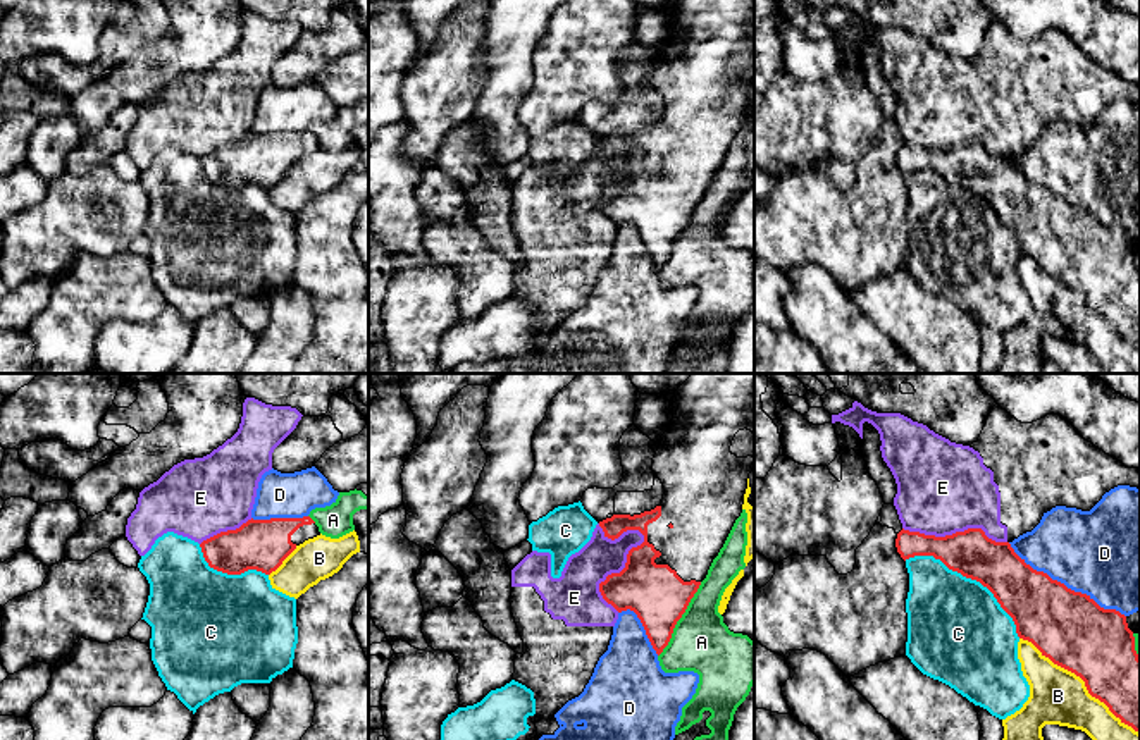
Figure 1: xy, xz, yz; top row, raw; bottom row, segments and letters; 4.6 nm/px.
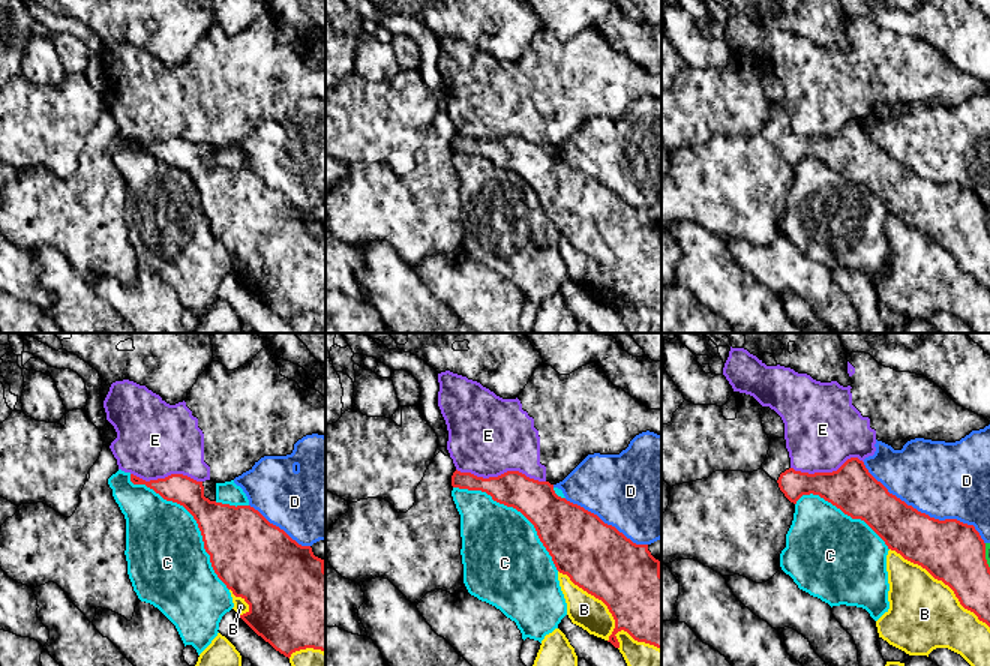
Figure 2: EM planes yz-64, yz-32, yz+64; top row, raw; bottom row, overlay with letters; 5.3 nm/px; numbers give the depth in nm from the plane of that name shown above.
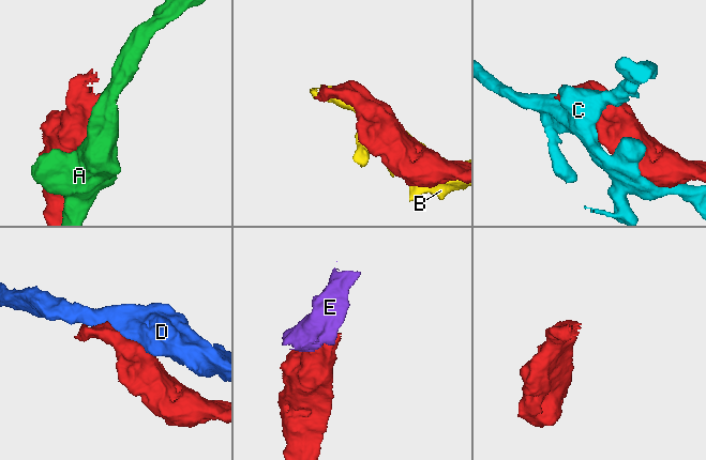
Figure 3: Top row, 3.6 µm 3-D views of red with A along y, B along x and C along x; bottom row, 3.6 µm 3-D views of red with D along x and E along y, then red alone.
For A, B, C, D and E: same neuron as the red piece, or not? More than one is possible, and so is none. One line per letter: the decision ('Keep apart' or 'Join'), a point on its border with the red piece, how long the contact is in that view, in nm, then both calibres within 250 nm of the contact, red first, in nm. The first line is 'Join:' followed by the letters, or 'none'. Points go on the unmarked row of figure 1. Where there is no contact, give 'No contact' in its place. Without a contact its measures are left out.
Join: none
A: Keep apart. Touches red at xz (679, 233). Shared border 400 nm. Thickness 280 nm (red) against 280 nm
B: Keep apart. Touches red at yz (1082, 293). Shared border 700 nm. Thickness 340 nm (red) against 260 nm
C: Keep apart. Touches red at yz (970, 191). Shared border 650 nm. Thickness 240 nm (red) against 460 nm
D: Keep apart. Touches red at yz (1065, 200). Shared border 650 nm. Thickness 340 nm (red) against 420 nm
E: Keep apart. Touches red at xz (629, 166). Shared border 420 nm. Thickness 280 nm (red) against 190 nm

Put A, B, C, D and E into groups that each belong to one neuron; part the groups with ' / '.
A / B / C / D / E

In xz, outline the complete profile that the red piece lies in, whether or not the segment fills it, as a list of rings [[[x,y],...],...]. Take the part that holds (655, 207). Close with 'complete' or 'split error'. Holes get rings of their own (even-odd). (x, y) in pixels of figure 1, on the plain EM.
[[[680,0],[673,10],[672,38],[653,72],[653,88],[665,103],[661,119],[641,129],[613,129],[599,136],[611,155],[627,145],[644,150],[644,157],[629,165],[625,182],[608,189],[599,207],[618,227],[630,224],[637,229],[658,270],[742,127],[754,72],[737,72],[730,60],[744,43],[754,48],[754,0]]]; split error

